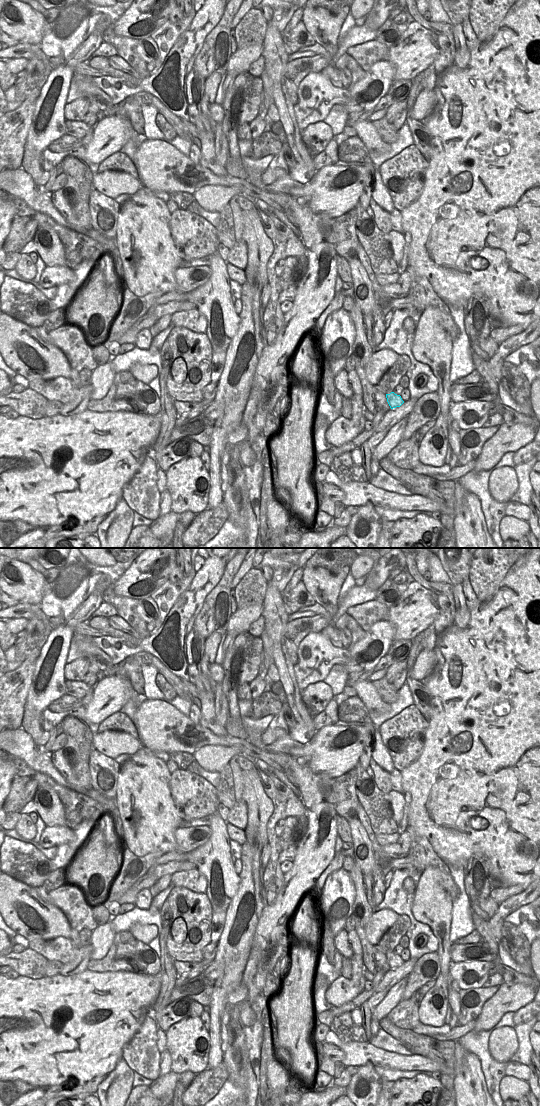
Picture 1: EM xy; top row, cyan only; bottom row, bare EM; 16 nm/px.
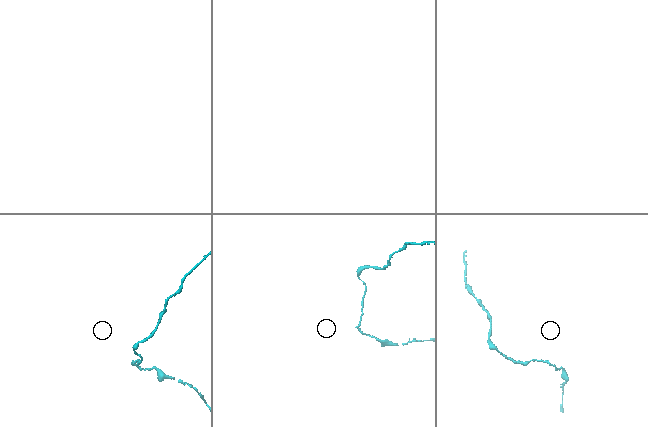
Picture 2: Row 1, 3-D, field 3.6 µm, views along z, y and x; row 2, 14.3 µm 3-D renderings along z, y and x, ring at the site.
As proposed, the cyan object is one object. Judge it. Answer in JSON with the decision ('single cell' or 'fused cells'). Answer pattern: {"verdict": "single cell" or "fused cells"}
{"verdict": "fused cells"}

